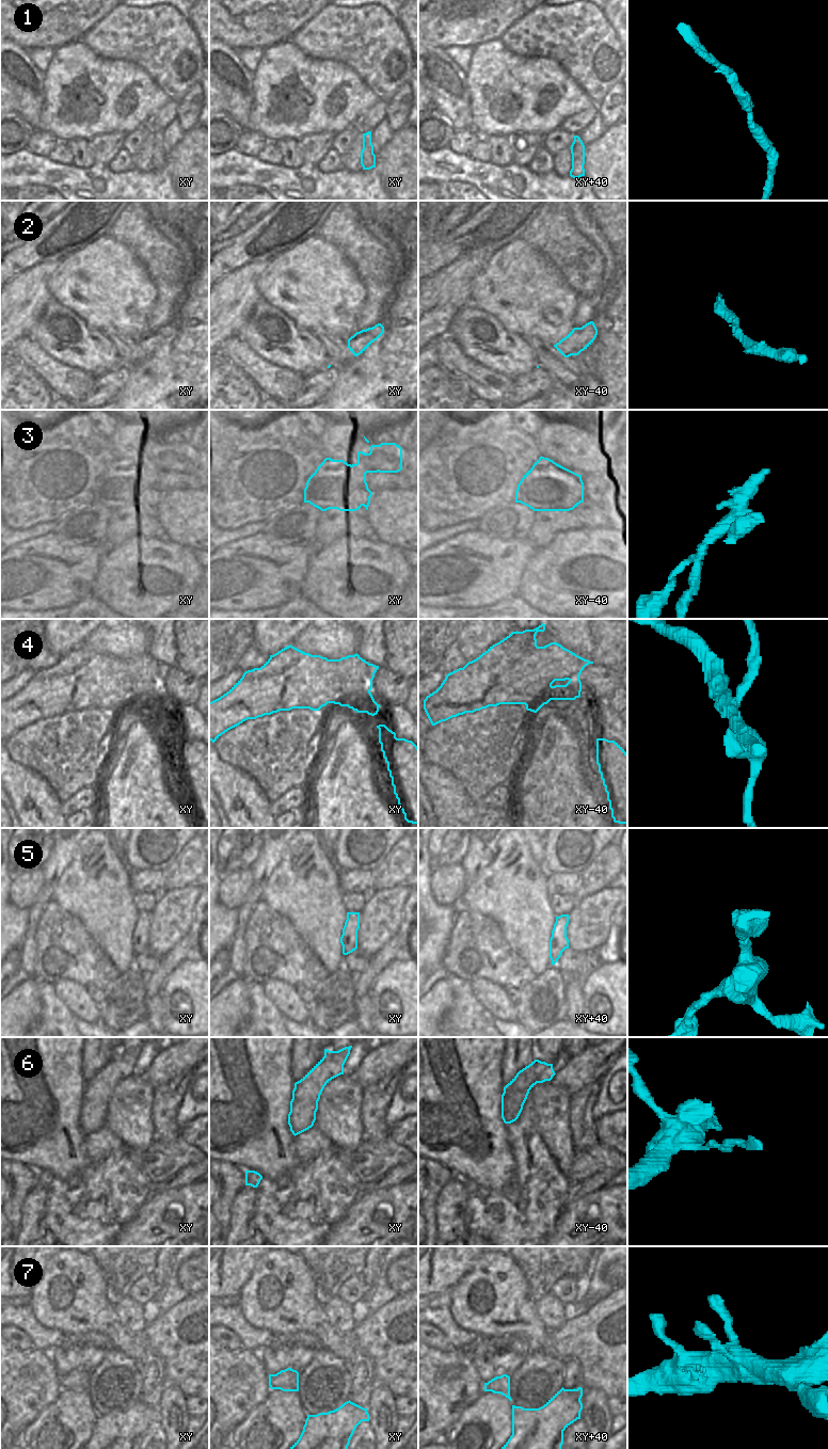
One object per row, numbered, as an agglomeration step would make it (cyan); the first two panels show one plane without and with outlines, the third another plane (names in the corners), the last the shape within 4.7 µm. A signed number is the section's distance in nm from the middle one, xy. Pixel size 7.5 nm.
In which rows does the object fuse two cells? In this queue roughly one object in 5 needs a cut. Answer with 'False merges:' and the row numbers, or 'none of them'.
False merges: 3, 4, 6

